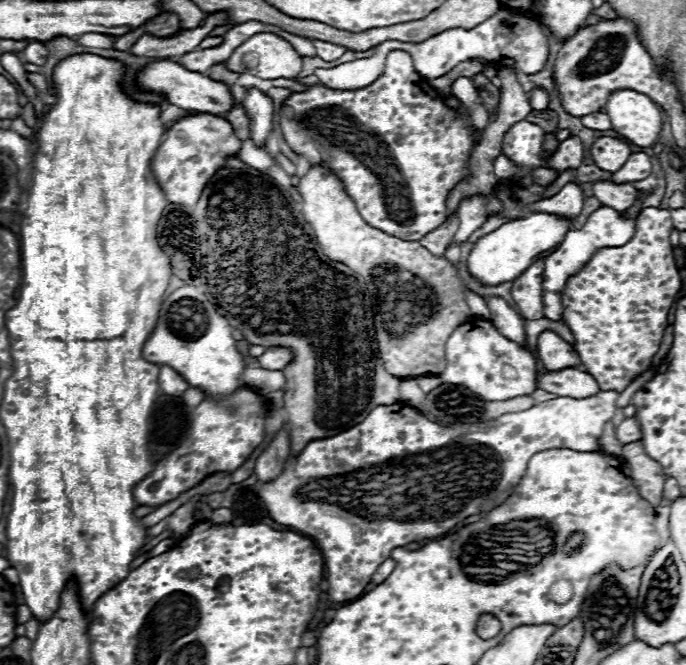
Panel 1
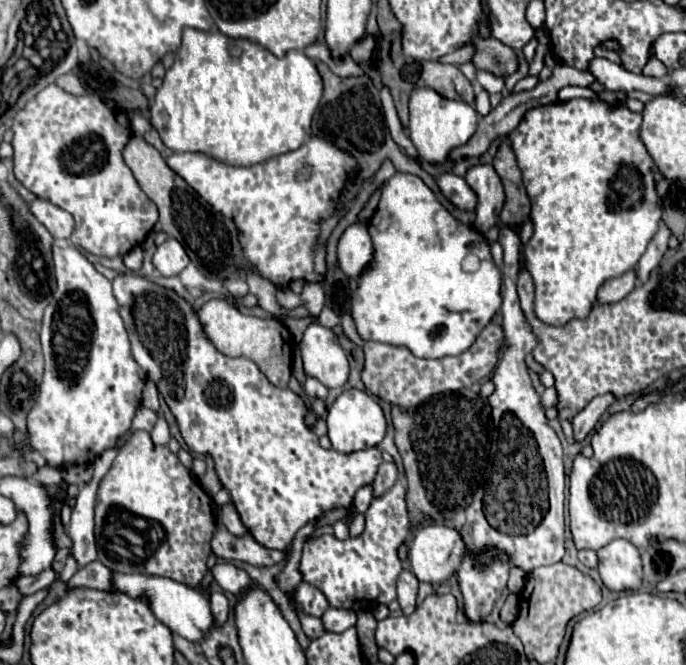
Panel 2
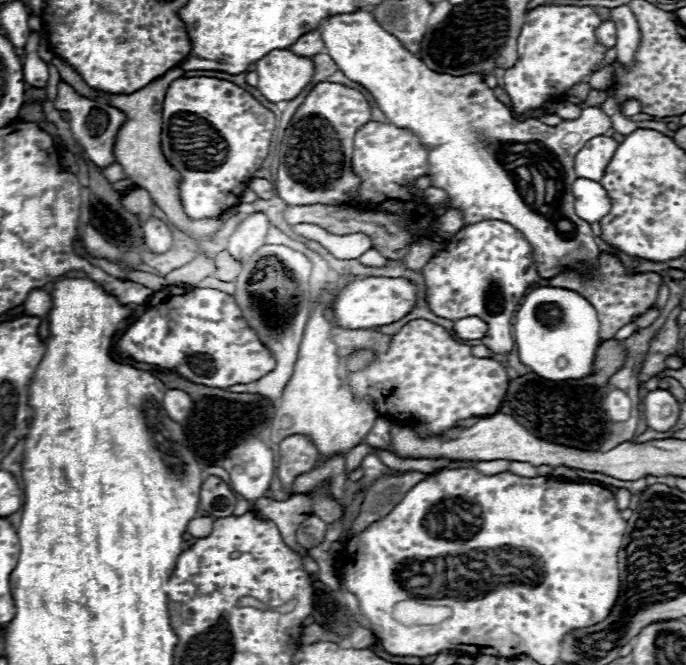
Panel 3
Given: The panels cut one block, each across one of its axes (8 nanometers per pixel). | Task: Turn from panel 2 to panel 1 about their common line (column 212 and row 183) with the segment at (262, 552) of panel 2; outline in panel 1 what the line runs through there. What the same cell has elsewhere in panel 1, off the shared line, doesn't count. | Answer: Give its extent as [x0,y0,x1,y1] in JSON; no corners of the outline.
[529,167,559,186]

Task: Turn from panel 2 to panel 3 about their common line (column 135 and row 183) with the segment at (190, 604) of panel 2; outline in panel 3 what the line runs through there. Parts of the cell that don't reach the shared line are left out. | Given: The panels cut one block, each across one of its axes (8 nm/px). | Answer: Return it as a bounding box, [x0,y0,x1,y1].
[572,178,610,222]

